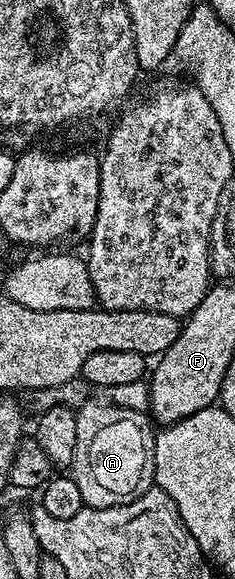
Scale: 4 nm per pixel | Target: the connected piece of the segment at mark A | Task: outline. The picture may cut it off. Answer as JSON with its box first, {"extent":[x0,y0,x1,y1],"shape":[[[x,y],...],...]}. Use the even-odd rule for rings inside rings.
{"extent":[71,399,155,508],"shape":[[[104,399],[88,400],[76,409],[75,454],[71,465],[75,486],[79,486],[86,508],[110,508],[135,502],[135,498],[155,484],[154,425],[144,412],[127,410]]]}

